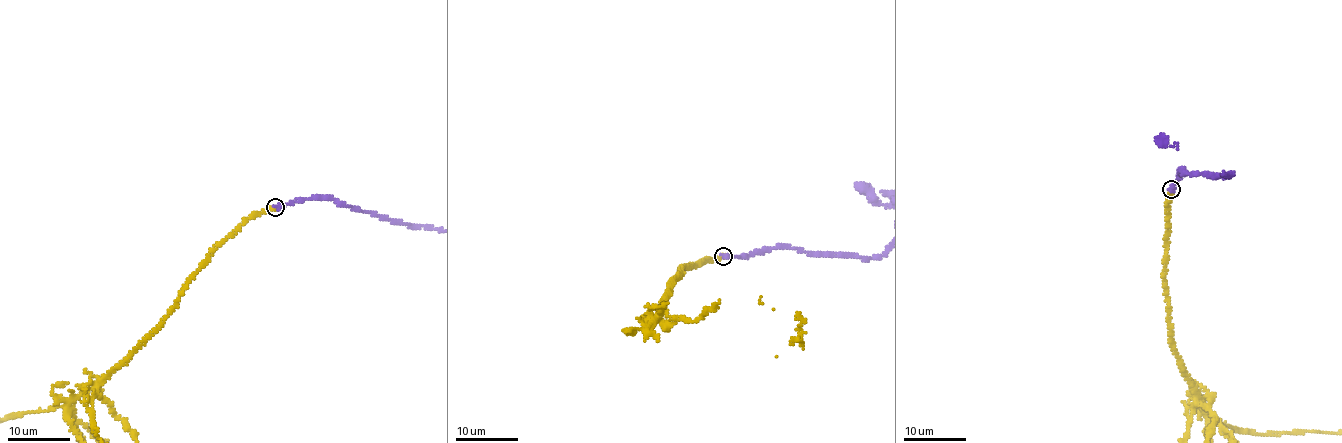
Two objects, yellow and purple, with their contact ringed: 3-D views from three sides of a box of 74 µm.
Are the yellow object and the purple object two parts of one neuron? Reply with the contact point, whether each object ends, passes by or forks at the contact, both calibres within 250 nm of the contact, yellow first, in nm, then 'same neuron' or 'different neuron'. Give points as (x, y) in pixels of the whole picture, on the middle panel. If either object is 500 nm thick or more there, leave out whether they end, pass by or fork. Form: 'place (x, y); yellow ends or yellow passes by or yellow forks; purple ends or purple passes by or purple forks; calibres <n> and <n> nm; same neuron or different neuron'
place (723, 256); yellow ends; purple ends; calibres 360 and 360 nm; same neuron

